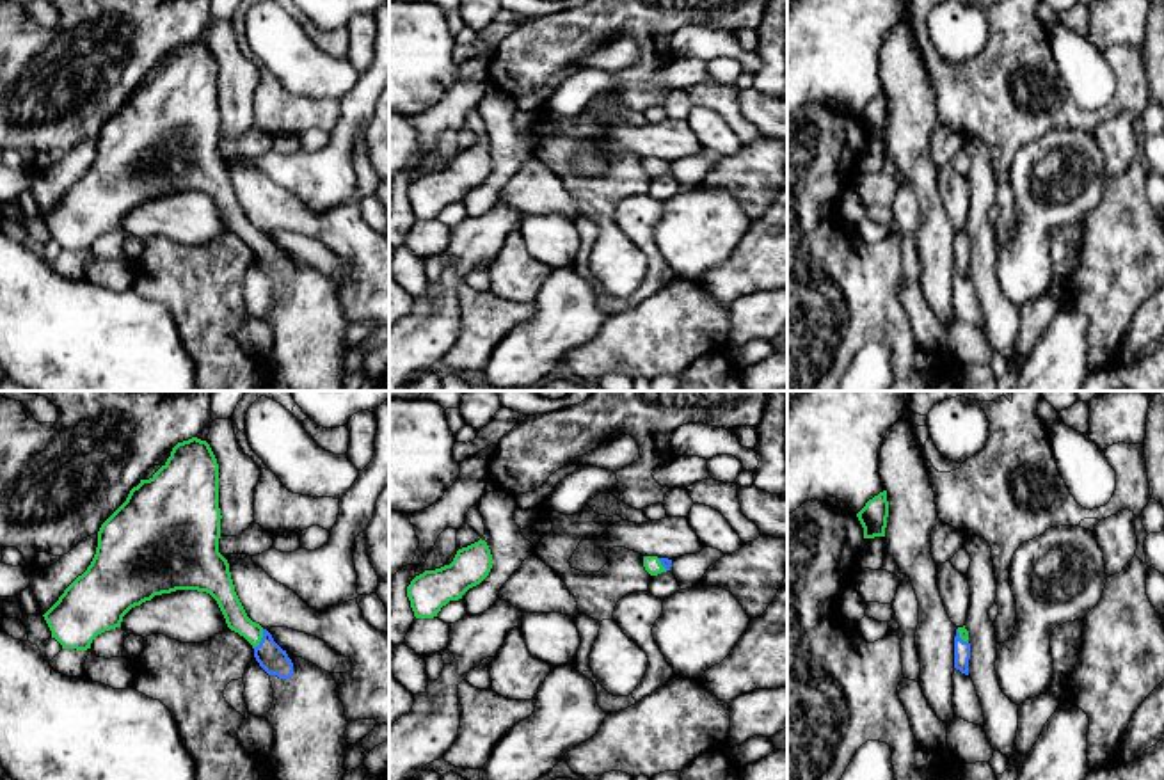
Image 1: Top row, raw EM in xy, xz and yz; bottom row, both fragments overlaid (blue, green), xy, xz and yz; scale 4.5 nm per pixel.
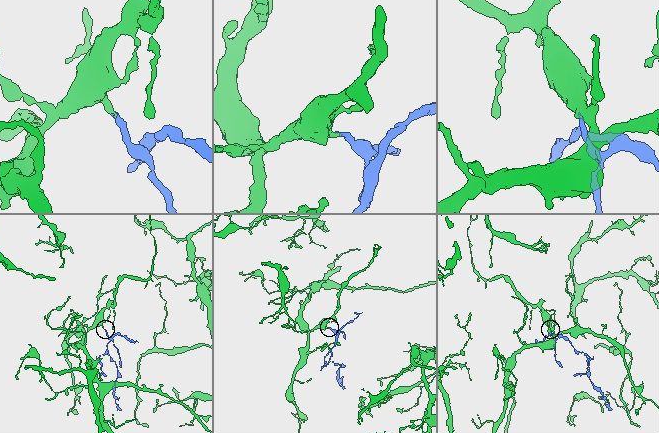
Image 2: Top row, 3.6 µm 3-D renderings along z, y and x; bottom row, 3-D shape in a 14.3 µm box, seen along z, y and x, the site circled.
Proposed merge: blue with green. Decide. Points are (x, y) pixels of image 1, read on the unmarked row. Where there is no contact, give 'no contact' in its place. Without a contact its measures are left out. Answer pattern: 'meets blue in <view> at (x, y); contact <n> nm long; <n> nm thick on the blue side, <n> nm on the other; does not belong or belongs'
meets blue in xy at (262, 242); contact 100 nm long; 120 nm thick on the blue side, 100 nm on the other; belongs

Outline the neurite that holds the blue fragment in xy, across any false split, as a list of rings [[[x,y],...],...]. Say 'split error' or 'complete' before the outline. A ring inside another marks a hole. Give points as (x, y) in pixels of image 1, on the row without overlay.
split error | [[[197,39],[178,44],[167,64],[149,82],[140,82],[101,126],[91,167],[43,217],[52,240],[62,251],[87,252],[98,236],[121,229],[123,219],[132,210],[155,197],[197,192],[217,203],[227,229],[252,247],[256,263],[268,277],[290,281],[293,265],[286,252],[247,219],[235,194],[229,165],[219,155],[220,121],[219,66],[210,46]]]

